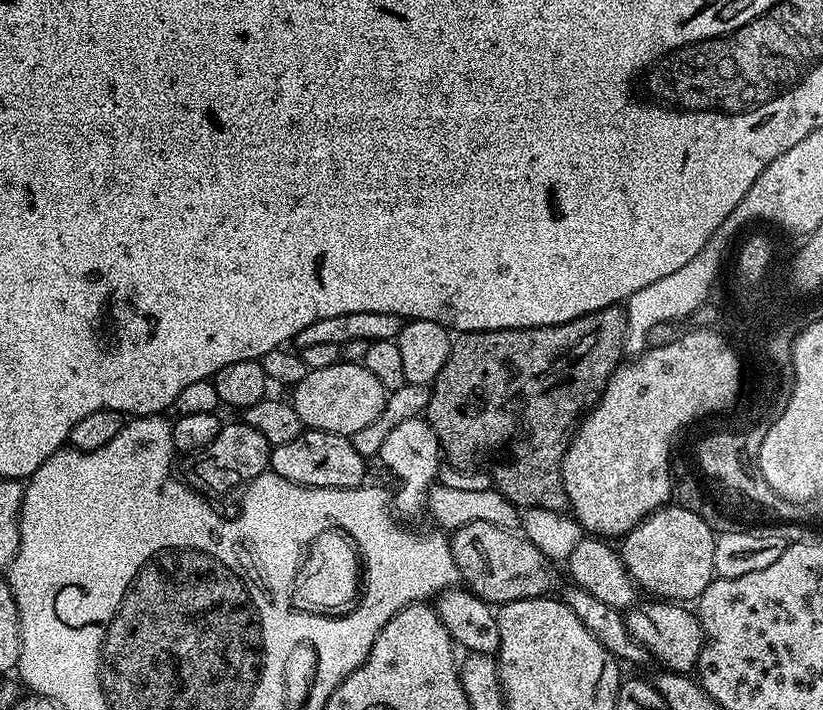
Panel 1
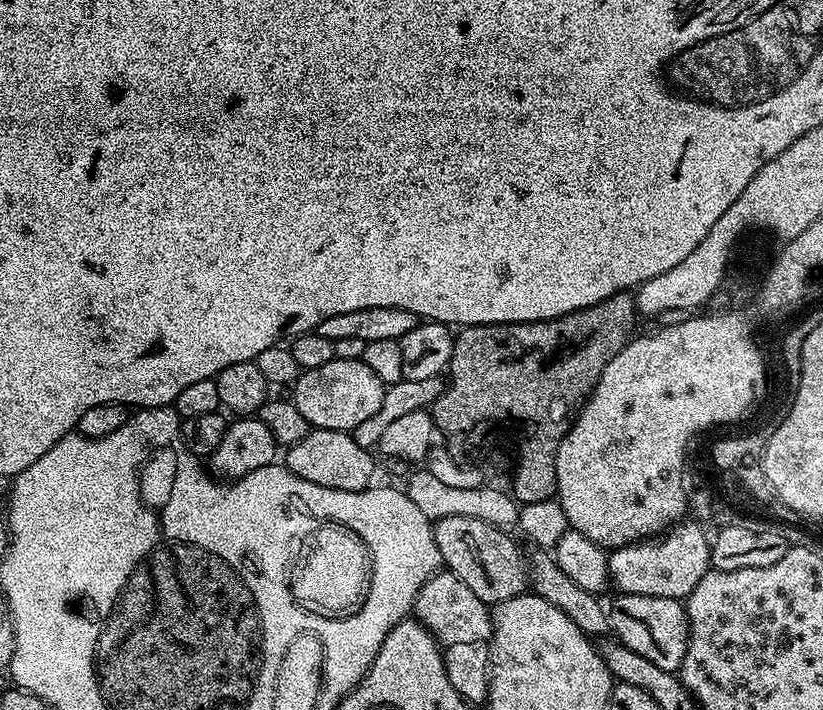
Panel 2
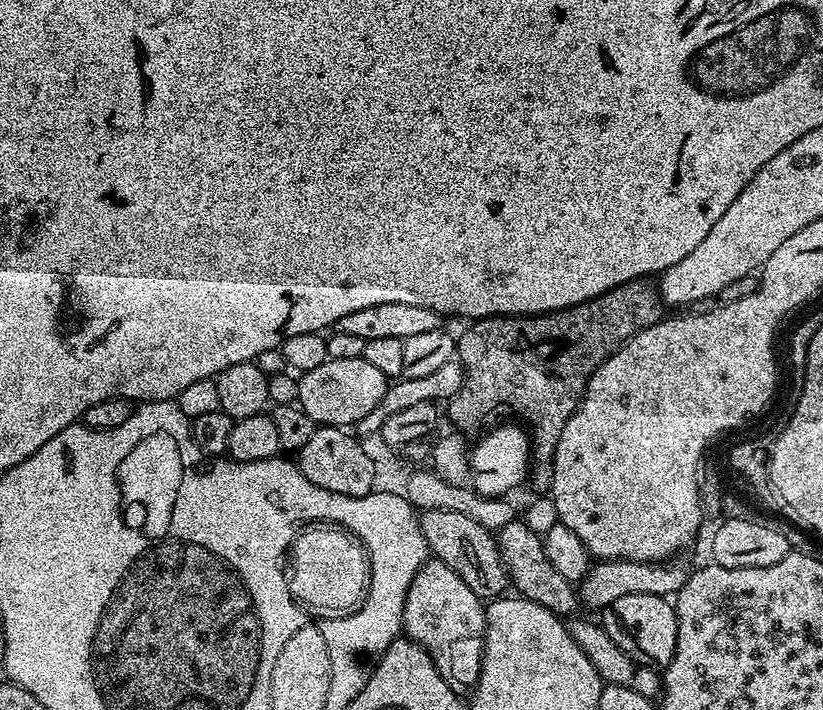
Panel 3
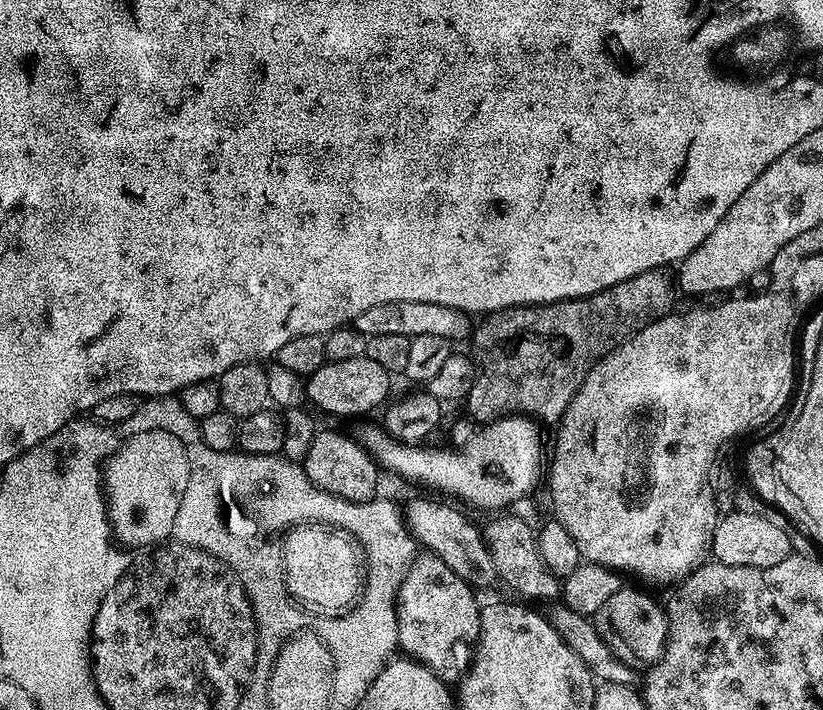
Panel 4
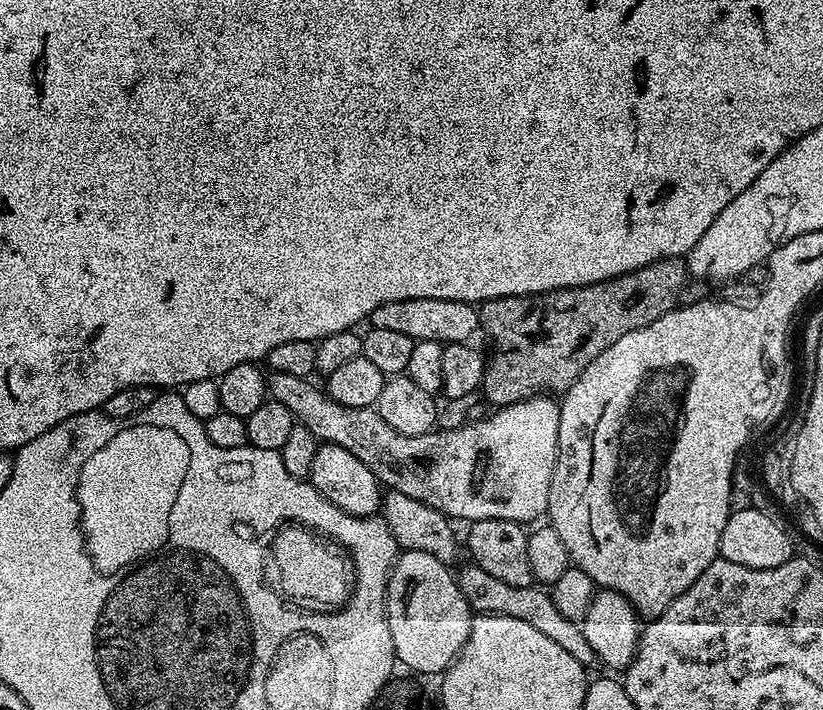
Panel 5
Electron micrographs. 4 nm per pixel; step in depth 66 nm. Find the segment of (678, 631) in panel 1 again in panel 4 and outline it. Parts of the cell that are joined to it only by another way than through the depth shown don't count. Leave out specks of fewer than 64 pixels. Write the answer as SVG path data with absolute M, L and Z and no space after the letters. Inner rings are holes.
M621 586L596 612L594 617L596 630L602 642L624 664L631 666L651 666L664 652L664 643L668 640L668 617L665 609L656 605L652 596L639 592L636 588Z

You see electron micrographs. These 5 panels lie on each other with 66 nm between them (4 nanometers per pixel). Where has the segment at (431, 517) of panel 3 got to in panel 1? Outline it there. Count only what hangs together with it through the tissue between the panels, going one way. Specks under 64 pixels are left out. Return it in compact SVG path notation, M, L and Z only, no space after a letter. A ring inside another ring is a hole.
M470 522L451 533L450 543L461 581L468 591L488 604L499 606L551 593L553 561L519 531L499 528L490 522Z

